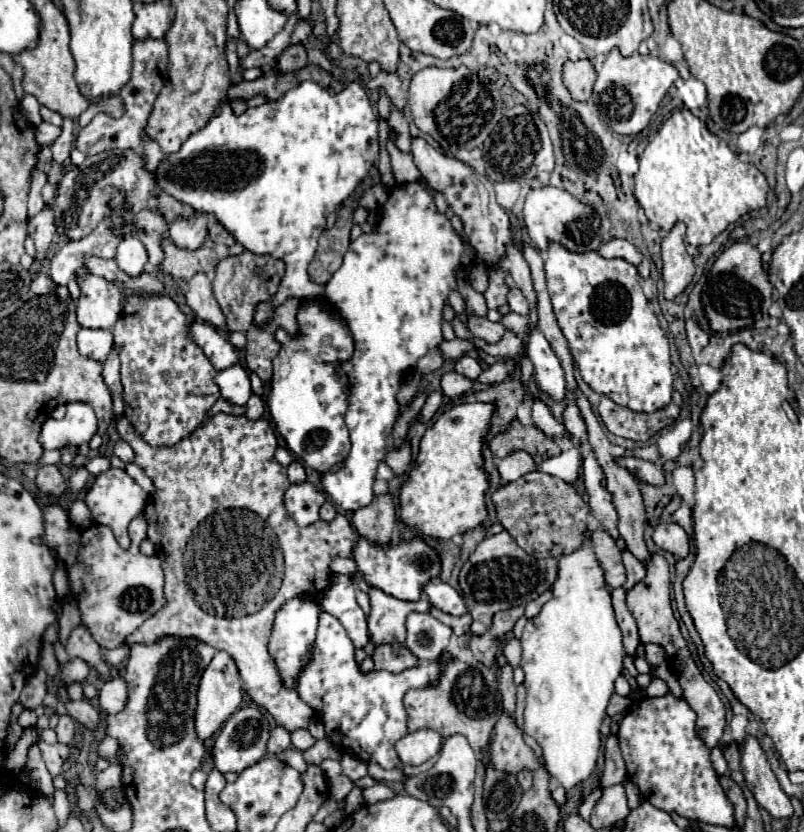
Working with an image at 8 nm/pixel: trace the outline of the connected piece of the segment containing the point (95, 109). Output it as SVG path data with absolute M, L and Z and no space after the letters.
M119 97L109 99L109 101L107 101L107 99L101 99L101 101L97 101L97 103L89 105L89 107L81 113L81 117L79 117L81 125L87 125L87 123L93 119L93 115L95 115L95 113L99 113L99 111L109 113L111 117L119 117L119 115L123 115L123 113L125 113L125 105L123 105L123 101L121 101Z

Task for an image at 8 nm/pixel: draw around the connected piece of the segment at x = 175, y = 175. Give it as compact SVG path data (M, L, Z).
M303 81L291 89L279 101L269 101L255 109L247 109L243 115L235 115L229 105L219 105L217 115L199 131L193 133L177 153L167 159L155 171L159 189L191 205L197 211L215 215L217 221L249 251L257 255L273 255L287 265L287 275L279 287L279 293L271 303L261 303L255 321L263 323L279 303L287 297L317 299L325 287L313 283L307 275L307 265L317 249L317 239L325 229L327 215L333 213L365 179L375 159L379 157L379 133L377 117L371 109L367 91L359 83L351 83L341 93L331 95L315 81Z

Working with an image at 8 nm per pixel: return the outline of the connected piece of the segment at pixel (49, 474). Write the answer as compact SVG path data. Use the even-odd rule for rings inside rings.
M51 465L51 467L41 467L41 469L39 469L37 487L39 487L43 493L47 493L49 497L59 499L59 497L65 493L67 483L65 483L61 471L57 469L57 465Z

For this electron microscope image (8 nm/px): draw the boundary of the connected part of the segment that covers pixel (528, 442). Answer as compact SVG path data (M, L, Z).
M513 421L509 431L493 437L489 447L499 459L515 451L527 451L535 461L543 461L561 453L559 445L551 437L535 427L525 427L519 421Z

